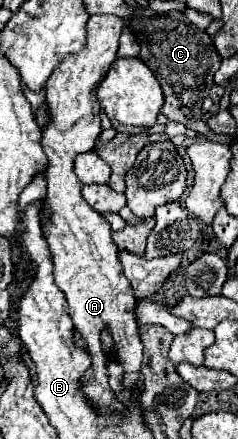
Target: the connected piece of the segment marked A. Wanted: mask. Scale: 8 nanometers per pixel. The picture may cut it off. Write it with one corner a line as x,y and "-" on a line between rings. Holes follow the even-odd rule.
90,16
86,26
86,46
64,58
54,74
46,82
46,108
48,124
42,128
42,148
48,156
46,182
48,194
42,208
42,234
50,246
54,260
54,280
64,292
68,302
68,314
74,322
74,330
80,332
86,342
86,352
92,358
90,368
82,376
82,392
100,416
128,416
130,408
118,400
114,390
108,386
108,364
118,362
124,368
122,386
126,390
138,390
140,364
142,364
142,342
138,338
136,322
136,298
130,290
128,278
122,272
118,260
118,248
112,240
112,230
104,216
96,212
80,194
82,182
74,174
74,158
82,152
92,152
98,140
100,128
100,106
96,100
96,88
108,74
110,64
116,60
118,38
122,32
122,18
118,16
-
102,330
112,332
114,352
104,352
100,334

